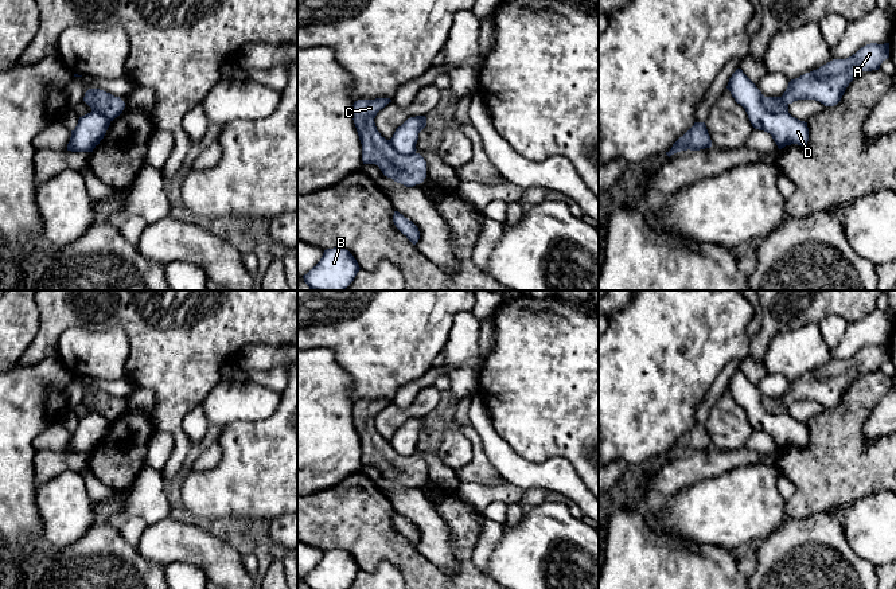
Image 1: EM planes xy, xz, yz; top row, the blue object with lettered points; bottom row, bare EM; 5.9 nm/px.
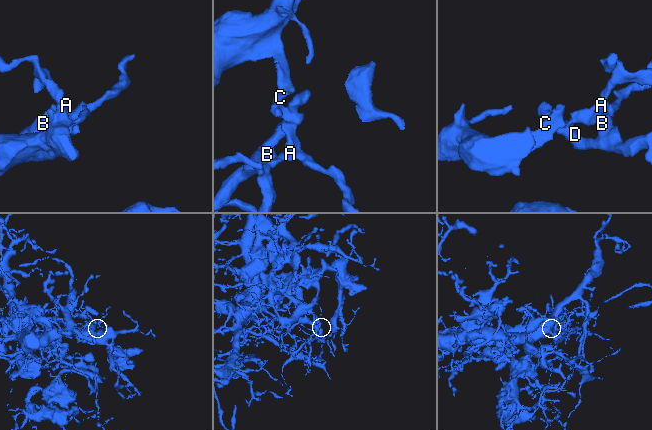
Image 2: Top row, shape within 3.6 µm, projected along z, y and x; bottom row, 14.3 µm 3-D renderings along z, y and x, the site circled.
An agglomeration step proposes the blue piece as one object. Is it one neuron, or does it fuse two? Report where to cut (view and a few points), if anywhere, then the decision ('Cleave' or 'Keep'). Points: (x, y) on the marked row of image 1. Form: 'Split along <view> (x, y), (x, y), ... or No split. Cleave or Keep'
No split. Keep

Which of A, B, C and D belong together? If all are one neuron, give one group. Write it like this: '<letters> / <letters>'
A B C D

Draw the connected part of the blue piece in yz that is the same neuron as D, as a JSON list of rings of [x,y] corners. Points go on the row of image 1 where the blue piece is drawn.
[[[889,43],[866,44],[846,59],[833,59],[791,79],[782,97],[764,97],[741,69],[732,74],[726,89],[745,109],[752,126],[770,133],[779,149],[791,144],[806,147],[807,122],[792,117],[788,105],[798,100],[815,100],[825,106],[834,106],[860,73],[879,70],[888,58]]]

